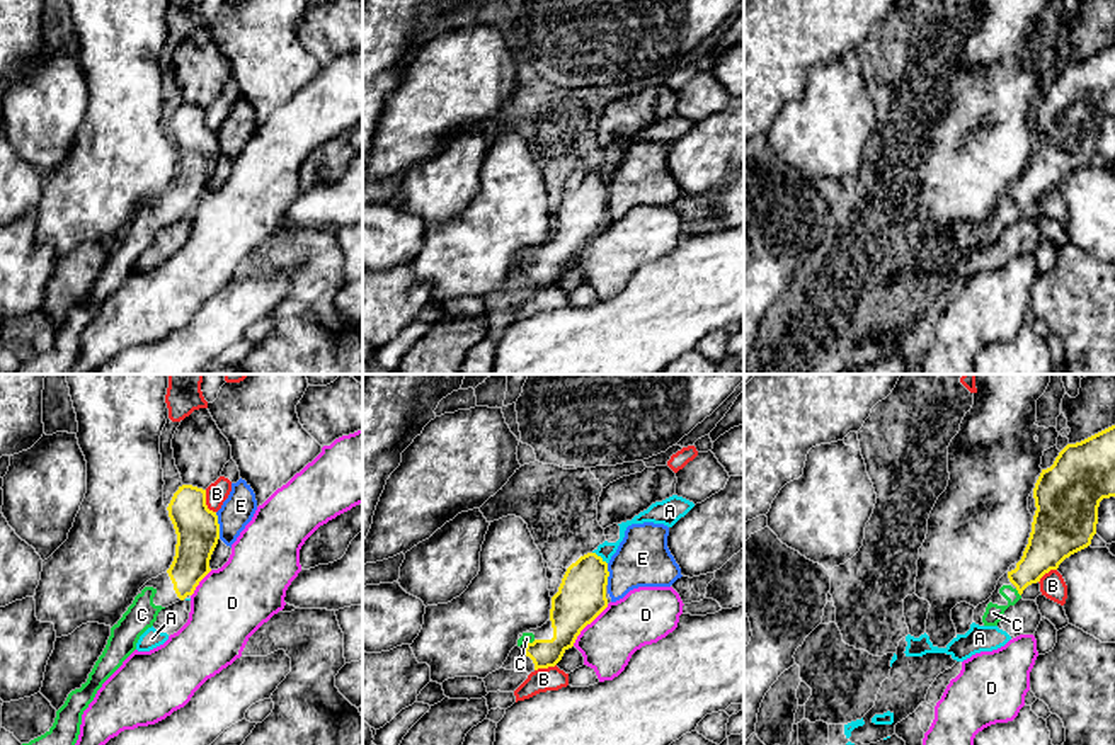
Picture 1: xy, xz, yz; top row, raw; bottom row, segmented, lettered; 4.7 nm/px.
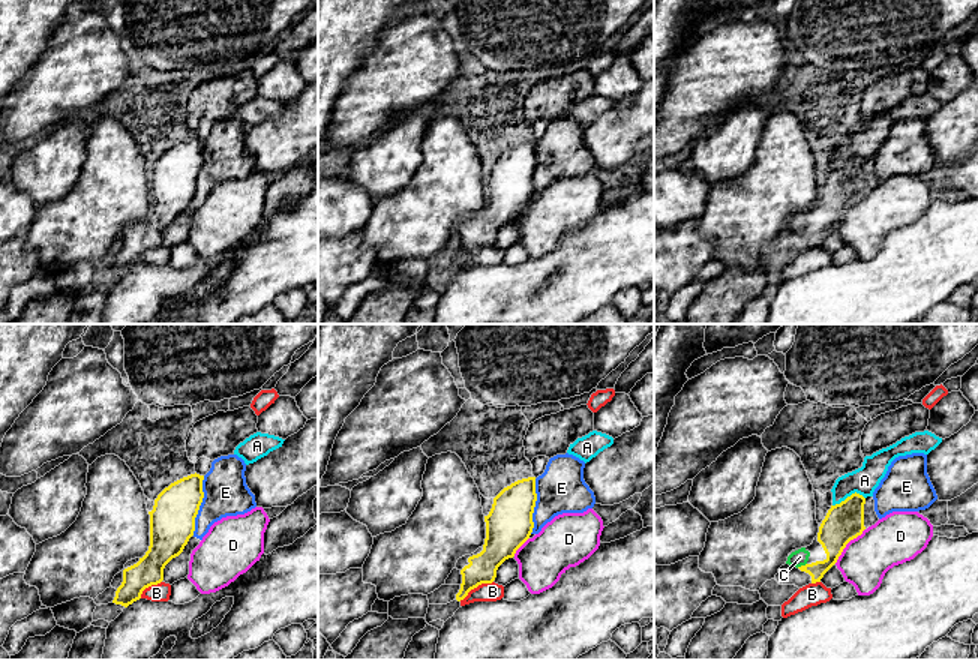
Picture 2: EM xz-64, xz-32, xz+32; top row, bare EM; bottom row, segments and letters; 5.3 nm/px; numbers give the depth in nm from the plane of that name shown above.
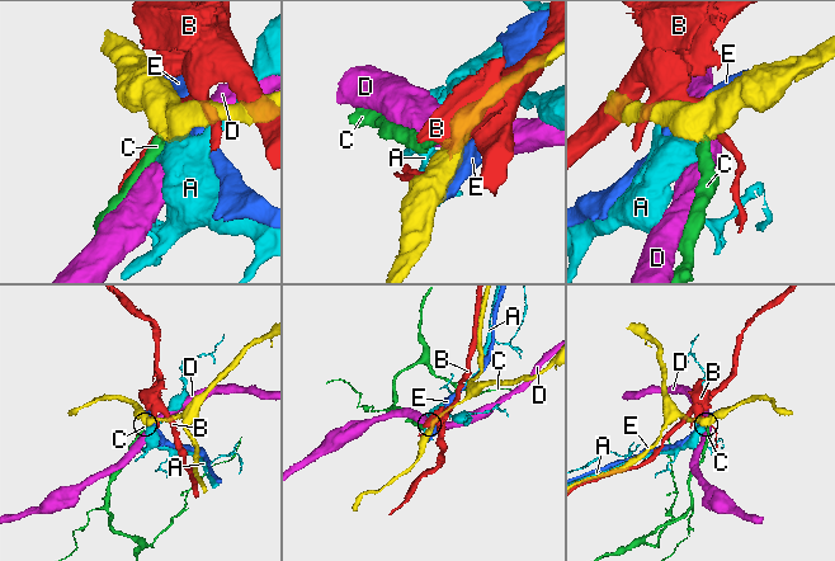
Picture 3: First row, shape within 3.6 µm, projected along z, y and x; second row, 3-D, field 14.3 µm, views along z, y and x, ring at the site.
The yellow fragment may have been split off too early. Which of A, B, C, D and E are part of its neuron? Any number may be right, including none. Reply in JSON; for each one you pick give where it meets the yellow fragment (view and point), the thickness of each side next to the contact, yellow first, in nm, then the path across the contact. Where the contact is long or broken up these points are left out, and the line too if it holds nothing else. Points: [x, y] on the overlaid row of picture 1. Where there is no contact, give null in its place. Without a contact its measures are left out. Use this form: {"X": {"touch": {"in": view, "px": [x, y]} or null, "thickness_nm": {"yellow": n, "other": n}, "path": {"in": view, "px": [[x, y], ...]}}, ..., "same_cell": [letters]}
{"C": {"touch": {"in": "yz", "px": [1018, 592]}, "thickness_nm": {"yellow": 190, "other": 80}, "path": {"in": "yz", "px": [[1047, 548], [1020, 579], [1018, 592], [1005, 608], [993, 613]]}}, "same_cell": ["C"]}

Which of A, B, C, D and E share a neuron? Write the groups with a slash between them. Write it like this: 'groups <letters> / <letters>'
groups A / B / C / D / E

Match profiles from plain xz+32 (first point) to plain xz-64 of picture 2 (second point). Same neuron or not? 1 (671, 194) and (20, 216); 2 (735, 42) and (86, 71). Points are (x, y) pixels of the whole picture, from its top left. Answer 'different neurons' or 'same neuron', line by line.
1: same neuron
2: same neuron

